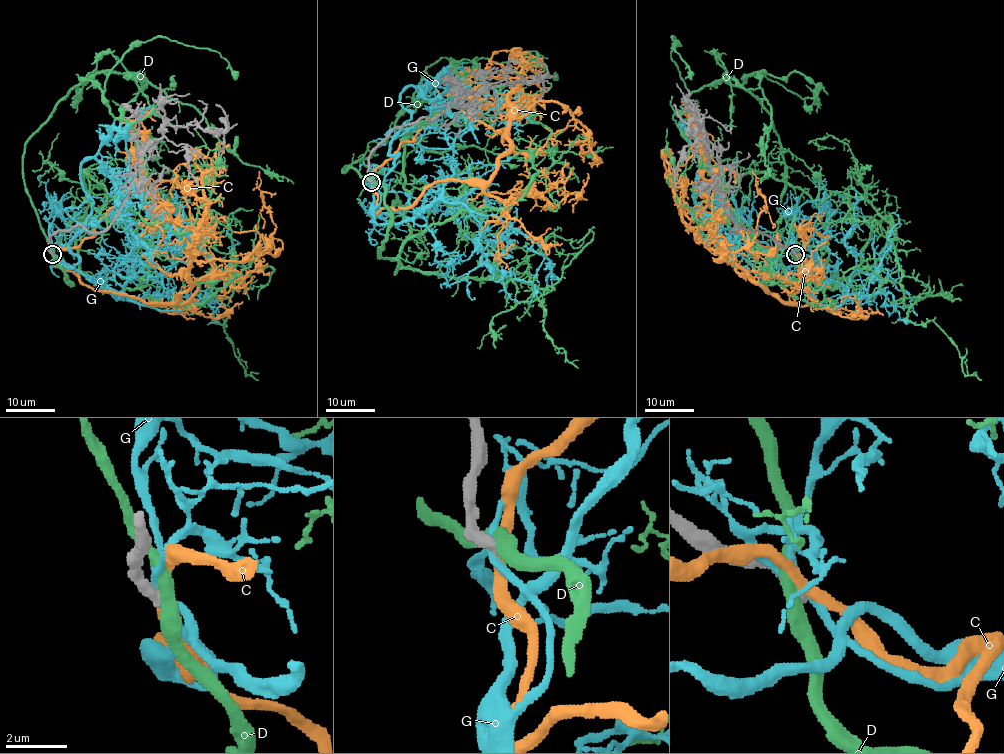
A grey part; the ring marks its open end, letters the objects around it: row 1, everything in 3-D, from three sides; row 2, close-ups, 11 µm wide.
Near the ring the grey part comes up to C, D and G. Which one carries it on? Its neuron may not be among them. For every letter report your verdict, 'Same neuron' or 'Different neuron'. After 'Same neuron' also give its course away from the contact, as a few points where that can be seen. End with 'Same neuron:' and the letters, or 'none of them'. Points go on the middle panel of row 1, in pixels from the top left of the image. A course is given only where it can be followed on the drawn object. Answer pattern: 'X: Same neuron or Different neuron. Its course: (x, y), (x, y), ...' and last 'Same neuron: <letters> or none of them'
C: Different neuron
D: Different neuron
G: Different neuron
Same neuron: none of them

